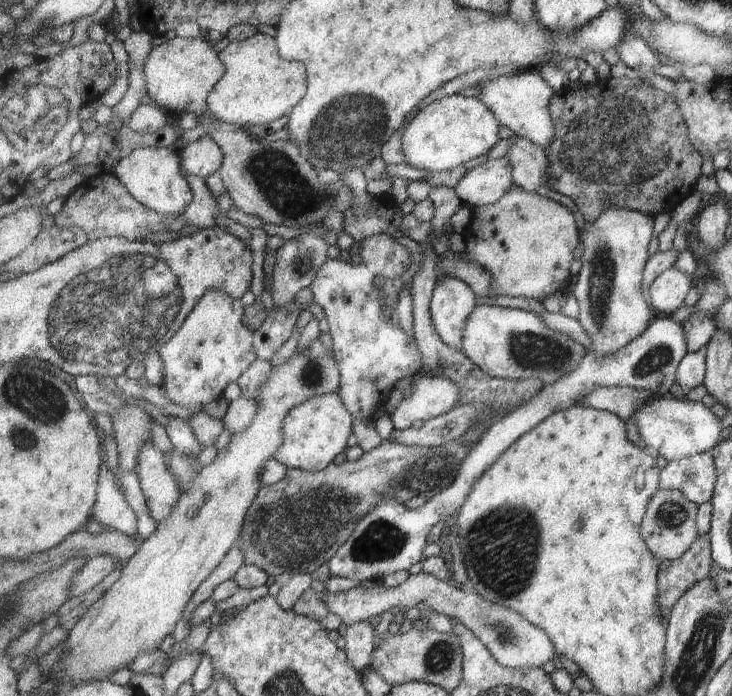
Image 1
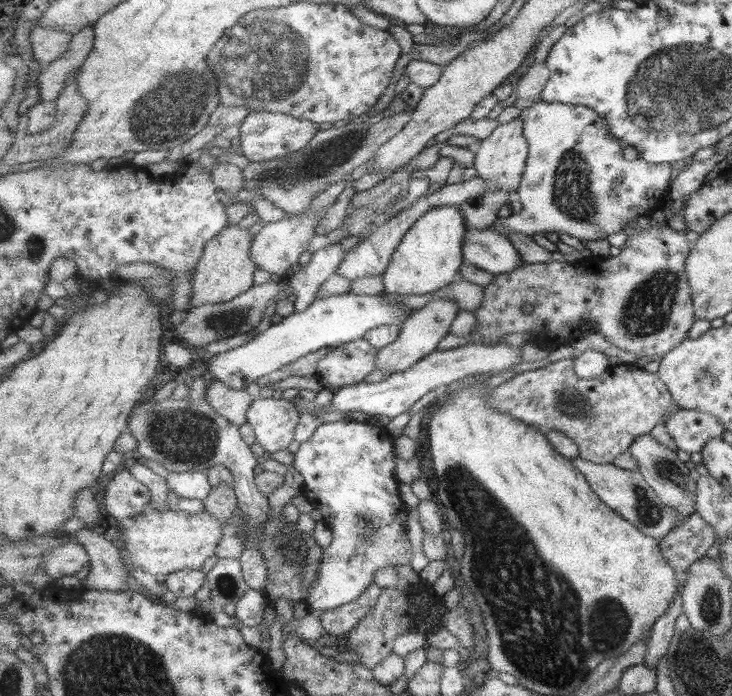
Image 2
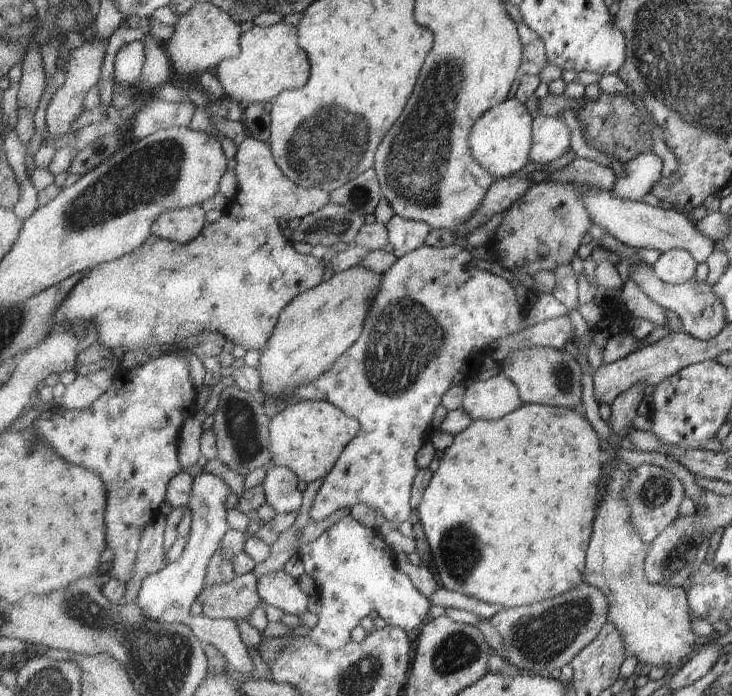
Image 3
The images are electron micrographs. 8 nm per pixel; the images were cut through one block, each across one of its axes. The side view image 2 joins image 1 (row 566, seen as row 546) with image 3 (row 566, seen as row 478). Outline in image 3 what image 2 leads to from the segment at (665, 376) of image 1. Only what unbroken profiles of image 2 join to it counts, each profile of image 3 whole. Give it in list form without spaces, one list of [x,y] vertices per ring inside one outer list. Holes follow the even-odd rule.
[[[348,514],[339,519],[316,540],[303,545],[298,555],[304,564],[305,573],[315,580],[322,608],[318,615],[319,620],[309,635],[314,640],[314,644],[316,642],[320,647],[330,651],[343,648],[352,640],[352,630],[359,626],[359,622],[365,616],[371,616],[371,612],[375,611],[387,624],[402,628],[407,632],[415,630],[417,626],[428,621],[432,602],[415,588],[409,576],[397,568],[395,550],[392,545],[384,539],[379,530],[367,528],[353,516]]]

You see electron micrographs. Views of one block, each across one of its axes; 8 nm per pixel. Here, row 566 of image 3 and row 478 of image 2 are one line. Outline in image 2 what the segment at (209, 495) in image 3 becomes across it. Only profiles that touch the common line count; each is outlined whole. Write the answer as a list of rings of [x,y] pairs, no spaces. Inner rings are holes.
[[[168,471],[166,481],[170,491],[181,498],[198,498],[204,501],[214,489],[208,474],[199,471],[184,473]]]

